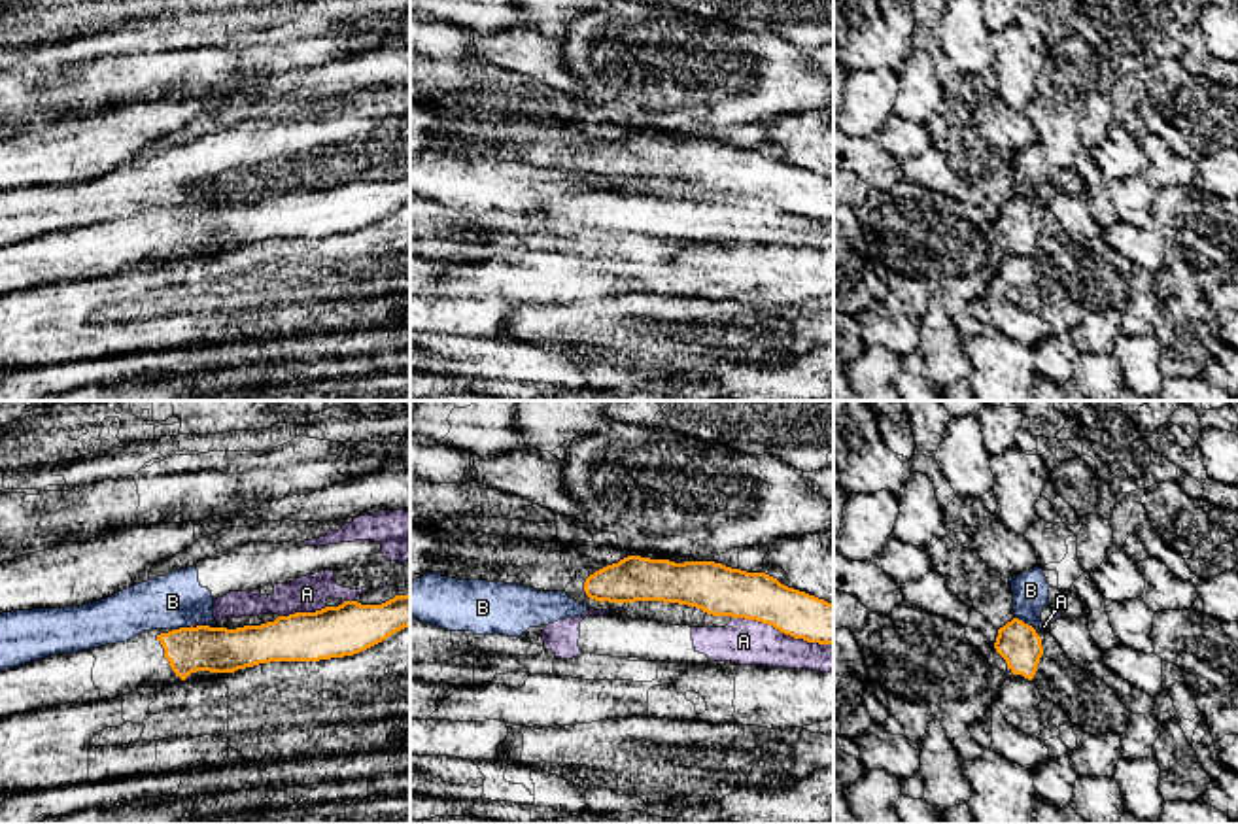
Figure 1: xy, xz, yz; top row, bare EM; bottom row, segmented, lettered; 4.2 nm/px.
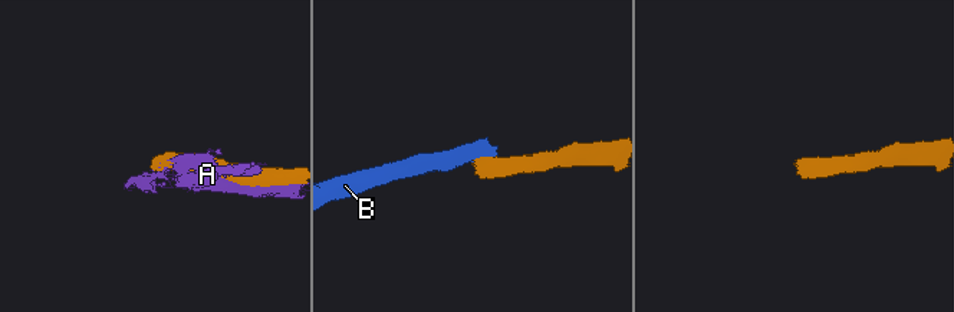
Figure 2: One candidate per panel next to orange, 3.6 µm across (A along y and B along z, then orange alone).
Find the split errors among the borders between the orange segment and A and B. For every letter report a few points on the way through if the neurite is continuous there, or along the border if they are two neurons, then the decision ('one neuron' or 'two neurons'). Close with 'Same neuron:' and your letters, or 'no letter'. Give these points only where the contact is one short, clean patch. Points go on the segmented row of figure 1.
A: two neurons
B: border along xy (191, 624), (172, 630); two neurons
Same neuron: no letter

